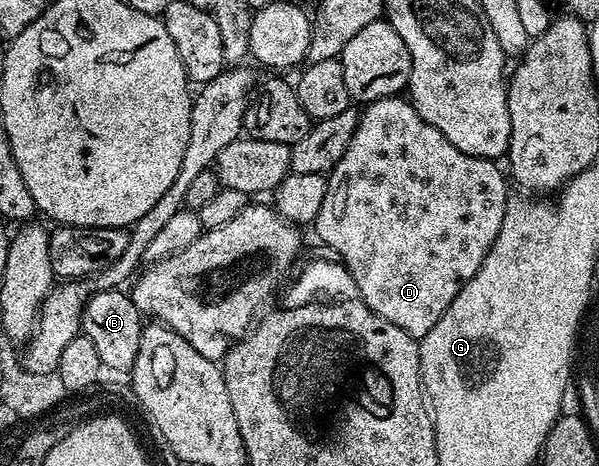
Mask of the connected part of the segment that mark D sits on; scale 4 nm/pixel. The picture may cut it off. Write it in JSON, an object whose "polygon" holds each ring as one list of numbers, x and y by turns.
{"polygon":[[406,97,382,98,376,102,366,103,362,107,353,138,349,140,349,146,345,148,345,154,341,156,341,160,337,160,337,164,332,168,330,174,326,175,325,200,321,204,321,212,317,212,313,229,319,233,320,240,339,257,336,259,352,274,357,282,361,301,374,314,389,320,389,324,397,324,397,328,409,332,417,340,421,339,429,332,429,328,433,328,433,324,437,324,437,320,441,320,445,308,449,308,449,304,453,304,453,296,457,296,457,292,461,292,463,283,475,275,477,268,487,255,487,251,495,242,497,232,501,232,501,224,509,201,509,193,507,194,509,182,504,171,503,174,499,171,499,165,498,161,490,158,469,156,465,152,453,148,453,144,449,144,449,140,445,140,445,136,441,136,441,132,437,132,437,128,433,128,433,124,426,122,415,111,414,106]]}

